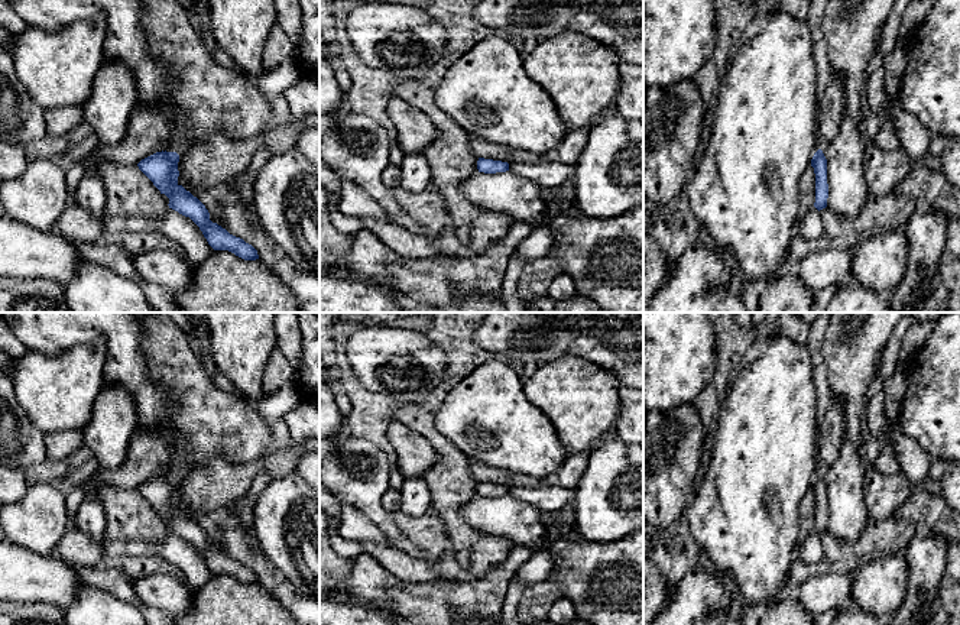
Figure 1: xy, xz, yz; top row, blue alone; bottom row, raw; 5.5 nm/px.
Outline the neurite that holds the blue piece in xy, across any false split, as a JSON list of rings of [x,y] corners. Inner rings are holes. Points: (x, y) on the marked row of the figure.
[[[162,150],[142,159],[137,166],[160,194],[169,198],[169,208],[189,217],[200,227],[214,250],[228,250],[244,260],[259,259],[257,250],[252,245],[213,223],[205,205],[178,184],[178,162],[179,155],[176,152]]]

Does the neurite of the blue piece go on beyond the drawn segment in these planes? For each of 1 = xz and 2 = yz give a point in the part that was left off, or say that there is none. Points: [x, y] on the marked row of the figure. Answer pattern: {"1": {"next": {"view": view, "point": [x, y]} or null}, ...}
{"1": {"next": null}, "2": {"next": null}}

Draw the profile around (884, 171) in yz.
[[[867,142],[863,155],[865,182],[872,195],[888,195],[912,171],[914,163],[904,149],[883,152]]]

